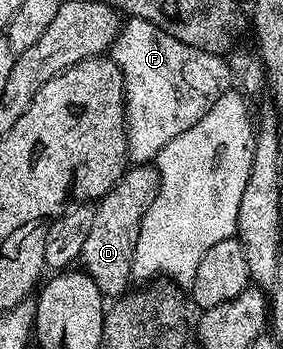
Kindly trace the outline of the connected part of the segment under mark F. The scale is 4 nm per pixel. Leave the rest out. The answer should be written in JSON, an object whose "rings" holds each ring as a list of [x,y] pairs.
{"rings":[[[129,18],[119,28],[108,53],[122,72],[122,86],[126,92],[126,152],[134,163],[153,162],[158,153],[176,139],[176,135],[184,135],[188,127],[196,127],[196,123],[208,115],[212,103],[216,103],[216,99],[220,99],[220,95],[232,85],[232,74],[225,56],[188,47],[146,19]]]}

